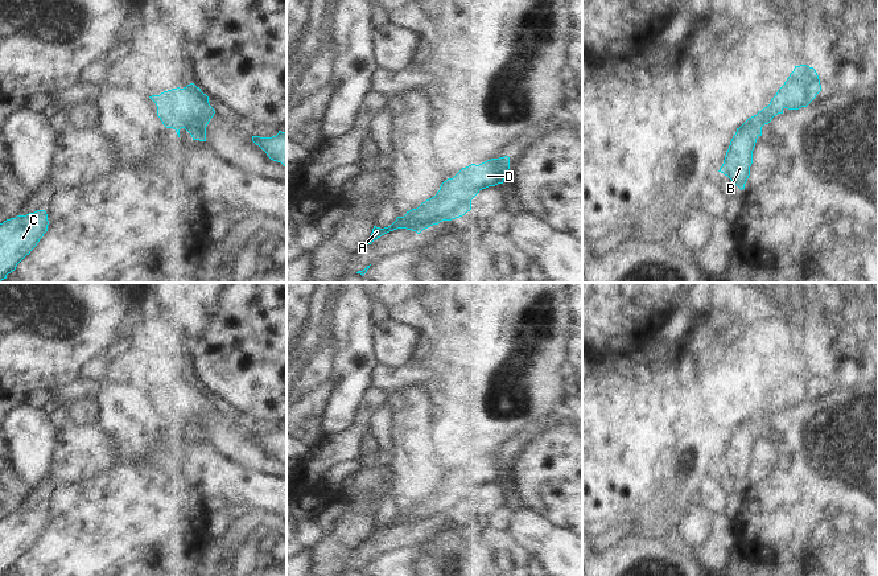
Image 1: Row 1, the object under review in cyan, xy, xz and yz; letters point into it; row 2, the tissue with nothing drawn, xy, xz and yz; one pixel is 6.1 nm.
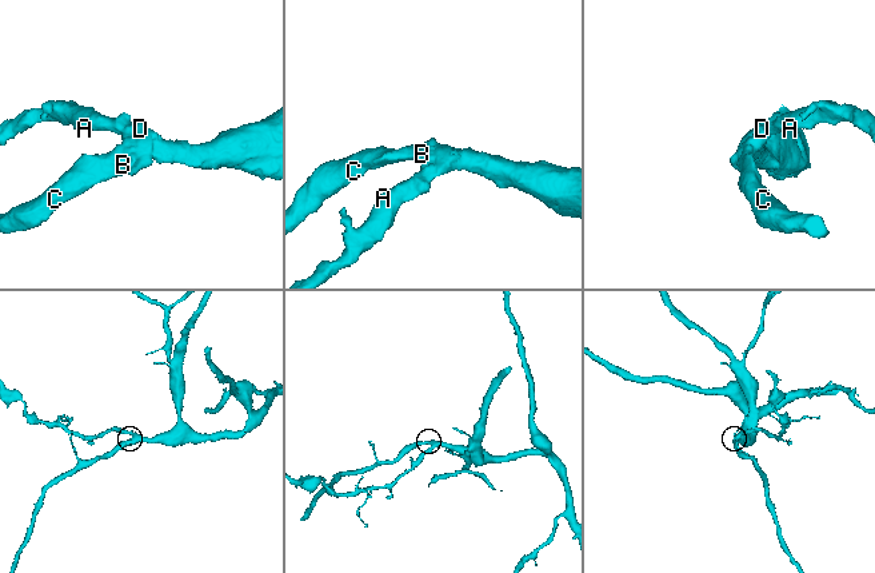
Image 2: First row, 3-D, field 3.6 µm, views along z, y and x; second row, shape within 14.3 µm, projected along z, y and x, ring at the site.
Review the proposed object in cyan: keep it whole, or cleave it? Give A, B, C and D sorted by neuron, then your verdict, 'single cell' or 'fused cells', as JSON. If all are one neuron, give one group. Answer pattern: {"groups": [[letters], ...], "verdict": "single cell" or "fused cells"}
{"groups": [["A", "B", "C", "D"]], "verdict": "single cell"}

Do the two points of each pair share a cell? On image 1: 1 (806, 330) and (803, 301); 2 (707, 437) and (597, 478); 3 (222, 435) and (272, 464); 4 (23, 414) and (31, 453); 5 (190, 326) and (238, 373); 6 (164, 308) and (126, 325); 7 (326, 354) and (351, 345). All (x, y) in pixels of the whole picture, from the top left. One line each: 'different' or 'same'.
1: same
2: different
3: same
4: same
5: different
6: different
7: different

